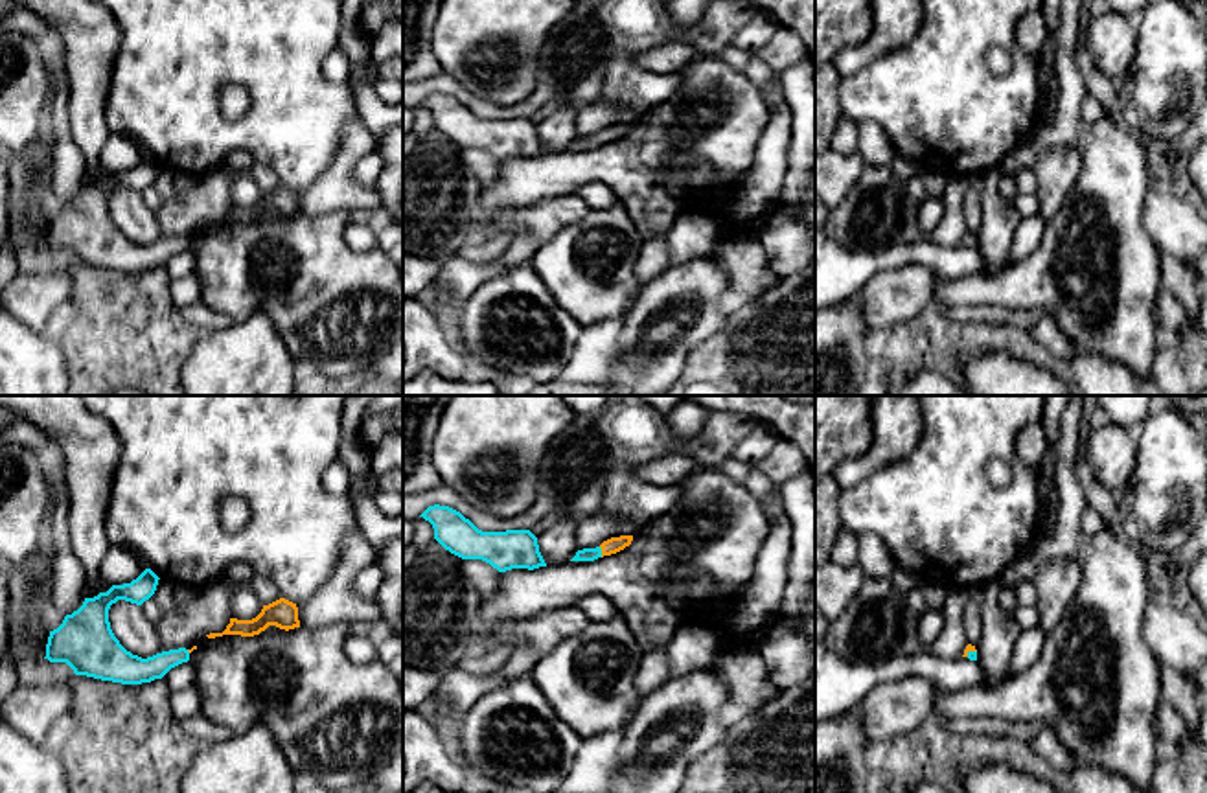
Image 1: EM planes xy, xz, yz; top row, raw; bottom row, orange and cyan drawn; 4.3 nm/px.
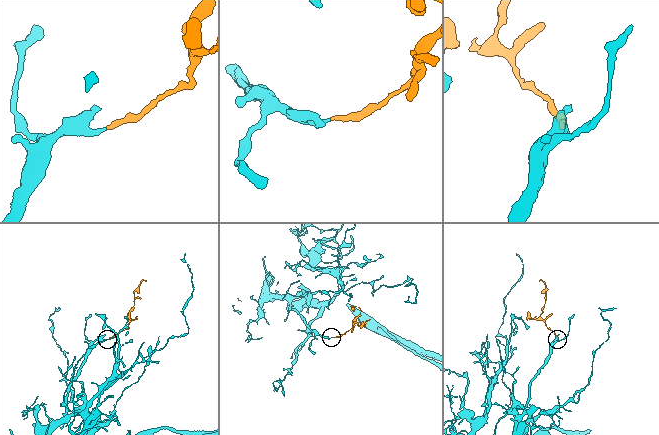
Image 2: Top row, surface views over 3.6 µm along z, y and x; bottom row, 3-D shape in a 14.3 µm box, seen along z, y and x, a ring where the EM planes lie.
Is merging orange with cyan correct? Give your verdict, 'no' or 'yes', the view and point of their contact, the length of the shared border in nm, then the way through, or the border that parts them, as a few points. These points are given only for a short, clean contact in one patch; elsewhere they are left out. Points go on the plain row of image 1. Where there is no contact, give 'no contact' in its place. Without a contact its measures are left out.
yes; contact xz (602, 140); length 50 nm; way xz (613, 133), (602, 140), (587, 142)

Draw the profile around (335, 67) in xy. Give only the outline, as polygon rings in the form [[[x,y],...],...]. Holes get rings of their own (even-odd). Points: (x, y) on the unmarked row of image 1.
[[[339,52],[329,53],[322,63],[322,74],[329,83],[346,83],[351,61]]]

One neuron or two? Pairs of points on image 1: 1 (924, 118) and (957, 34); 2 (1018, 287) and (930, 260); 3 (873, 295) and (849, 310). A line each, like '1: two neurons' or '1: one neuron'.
1: one neuron
2: two neurons
3: two neurons

